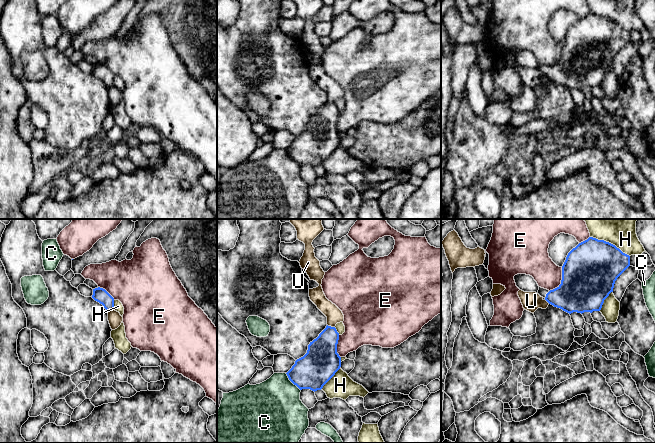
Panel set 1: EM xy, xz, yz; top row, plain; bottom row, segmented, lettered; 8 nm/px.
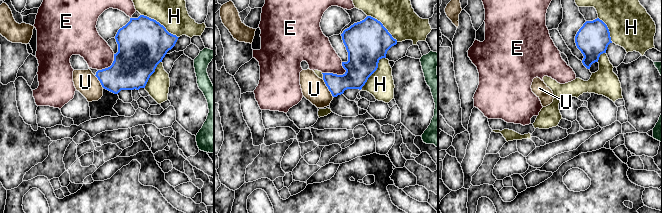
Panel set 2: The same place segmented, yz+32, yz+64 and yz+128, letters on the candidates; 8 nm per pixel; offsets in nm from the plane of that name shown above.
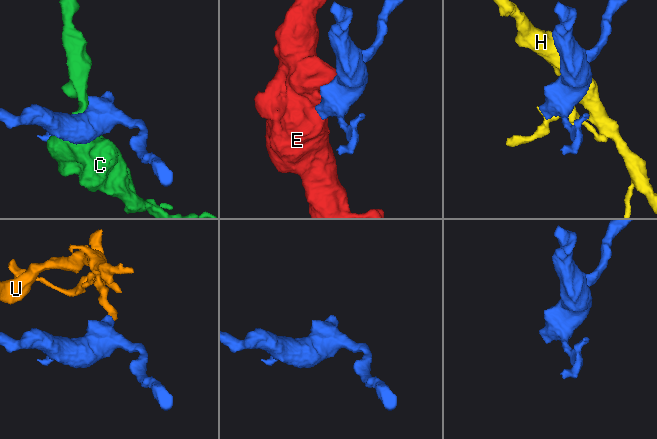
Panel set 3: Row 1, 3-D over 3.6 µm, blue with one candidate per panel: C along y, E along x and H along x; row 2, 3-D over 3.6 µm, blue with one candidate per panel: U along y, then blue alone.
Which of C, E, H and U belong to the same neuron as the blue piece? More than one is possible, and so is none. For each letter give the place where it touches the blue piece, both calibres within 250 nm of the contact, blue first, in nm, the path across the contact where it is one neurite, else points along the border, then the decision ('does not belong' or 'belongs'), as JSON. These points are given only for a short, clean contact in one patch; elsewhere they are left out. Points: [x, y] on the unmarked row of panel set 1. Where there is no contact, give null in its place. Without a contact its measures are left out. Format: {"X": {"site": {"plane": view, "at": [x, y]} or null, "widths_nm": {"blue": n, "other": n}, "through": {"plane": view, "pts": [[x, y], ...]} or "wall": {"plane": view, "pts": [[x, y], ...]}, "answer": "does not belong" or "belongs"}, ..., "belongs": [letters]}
{"C": {"site": {"plane": "xz", "at": [292, 158]}, "widths_nm": {"blue": 280, "other": 440}, "answer": "does not belong"}, "E": {"site": {"plane": "yz", "at": [561, 57]}, "widths_nm": {"blue": 440, "other": 220}, "answer": "does not belong"}, "H": {"site": {"plane": "yz", "at": [610, 19]}, "widths_nm": {"blue": 440, "other": 200}, "answer": "does not belong"}, "U": {"site": {"plane": "xz", "at": [330, 102]}, "widths_nm": {"blue": 240, "other": 130}, "wall": {"plane": "xz", "pts": [[327, 100], [334, 103]]}, "answer": "does not belong"}, "belongs": []}

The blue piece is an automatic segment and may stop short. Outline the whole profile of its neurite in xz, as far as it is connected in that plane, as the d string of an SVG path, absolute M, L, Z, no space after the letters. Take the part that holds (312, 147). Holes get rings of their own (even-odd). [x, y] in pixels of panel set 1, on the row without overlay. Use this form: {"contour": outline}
{"contour": "M335 103L326 104L308 121L307 129L297 135L286 149L300 166L321 166L341 143L337 129L339 109Z"}

